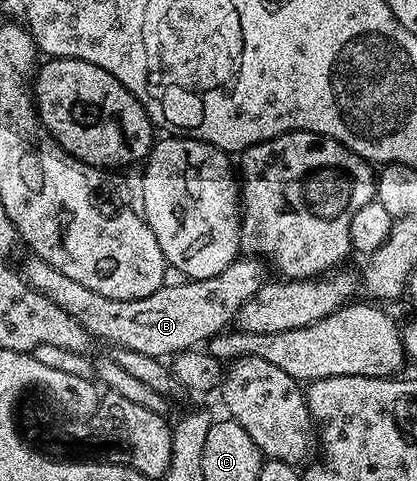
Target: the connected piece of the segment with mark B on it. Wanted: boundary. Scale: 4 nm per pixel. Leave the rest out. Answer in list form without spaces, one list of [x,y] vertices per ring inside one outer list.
[[[26,255],[22,265],[20,261],[20,272],[33,289],[40,291],[40,295],[52,299],[52,303],[56,303],[56,307],[60,307],[60,311],[68,311],[68,315],[72,319],[76,319],[76,323],[80,323],[80,327],[89,331],[91,338],[98,340],[99,337],[100,340],[107,341],[108,344],[114,345],[113,347],[118,349],[140,351],[140,355],[166,359],[185,349],[201,346],[211,337],[223,332],[229,326],[226,324],[229,321],[231,324],[237,318],[240,307],[244,307],[244,303],[248,303],[248,299],[252,299],[252,295],[256,295],[258,288],[264,284],[261,264],[263,265],[263,262],[257,256],[242,255],[231,265],[224,267],[224,271],[220,271],[220,275],[212,275],[212,279],[200,279],[199,281],[186,279],[181,282],[183,285],[166,283],[161,289],[144,299],[128,299],[127,301],[108,299],[108,295],[99,295],[97,291],[76,283],[76,279],[71,279],[69,275],[64,275],[64,271],[56,271],[56,267],[52,267],[52,263],[33,255]]]

